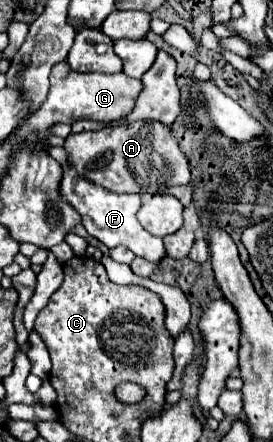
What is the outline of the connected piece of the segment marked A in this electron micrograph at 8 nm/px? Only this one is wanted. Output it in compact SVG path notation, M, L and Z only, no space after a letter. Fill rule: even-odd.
M137 120L133 124L71 134L65 140L65 152L69 156L69 164L73 164L81 176L117 194L155 194L191 180L189 160L181 152L177 138L165 124L157 120Z

